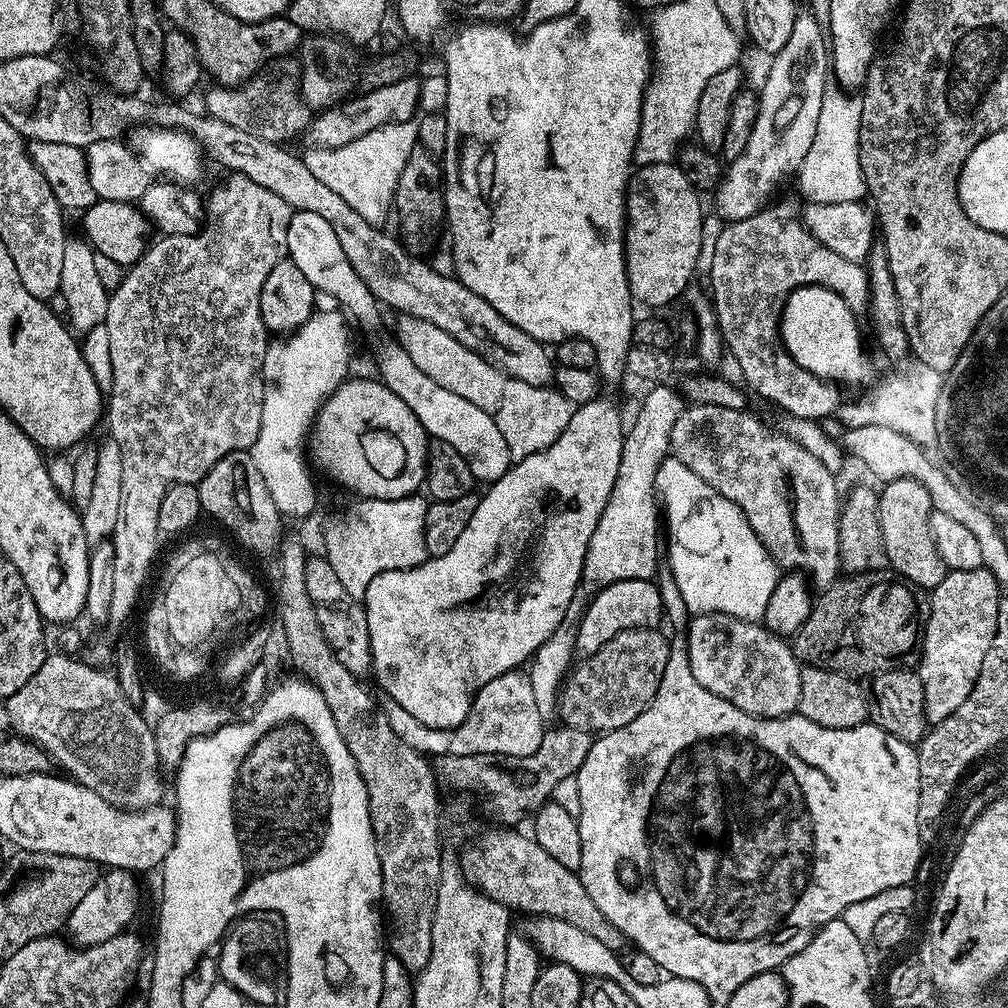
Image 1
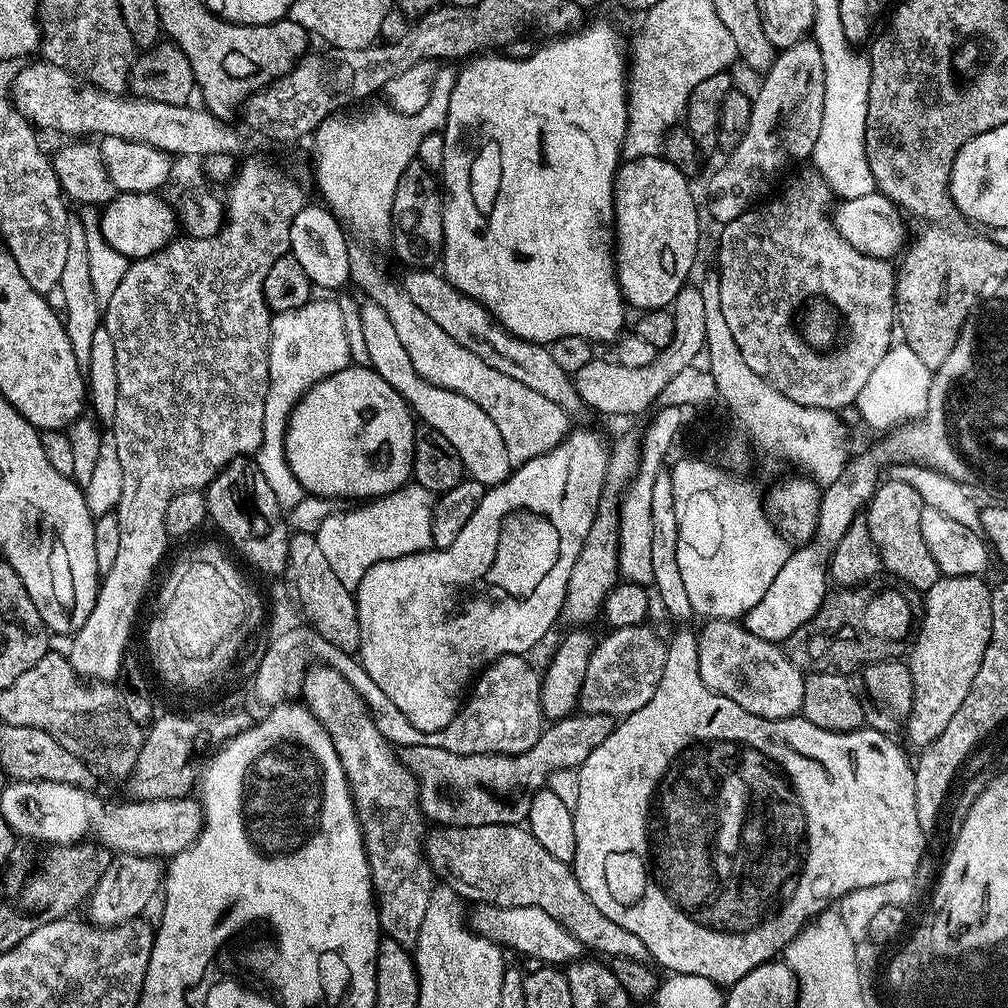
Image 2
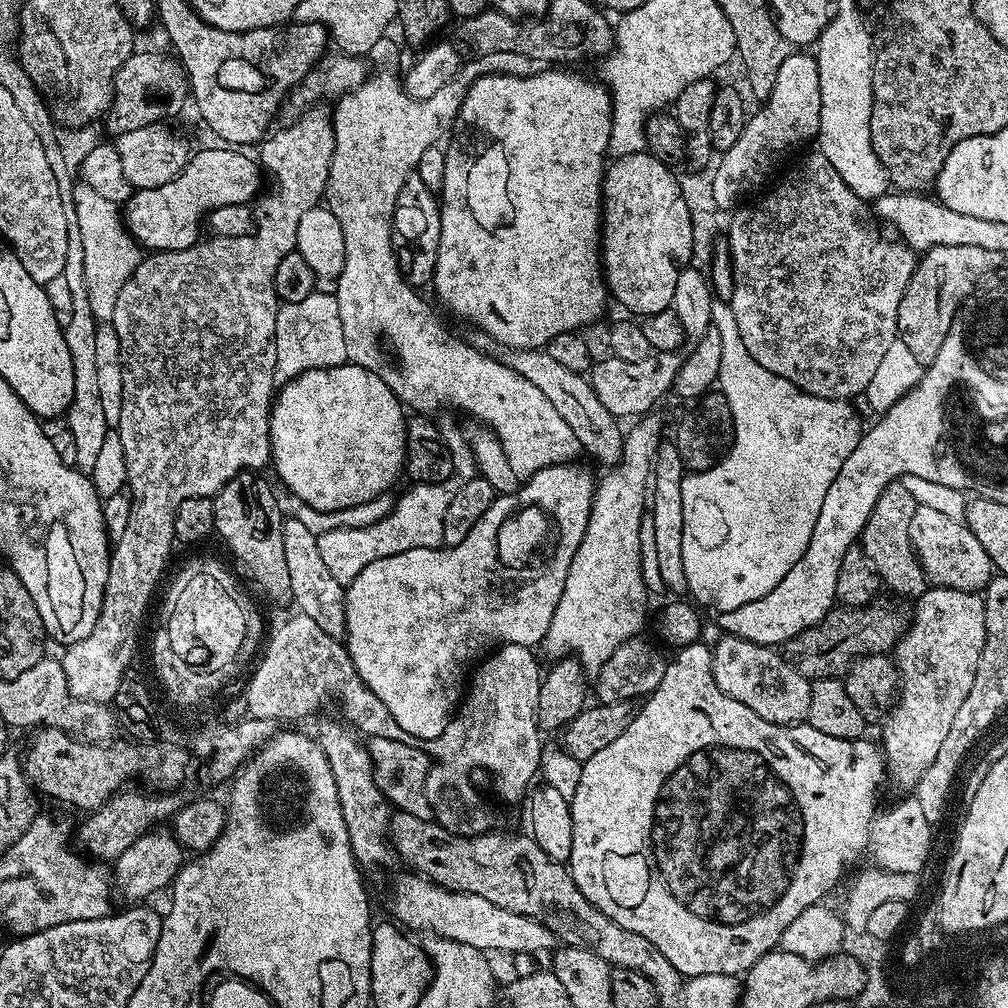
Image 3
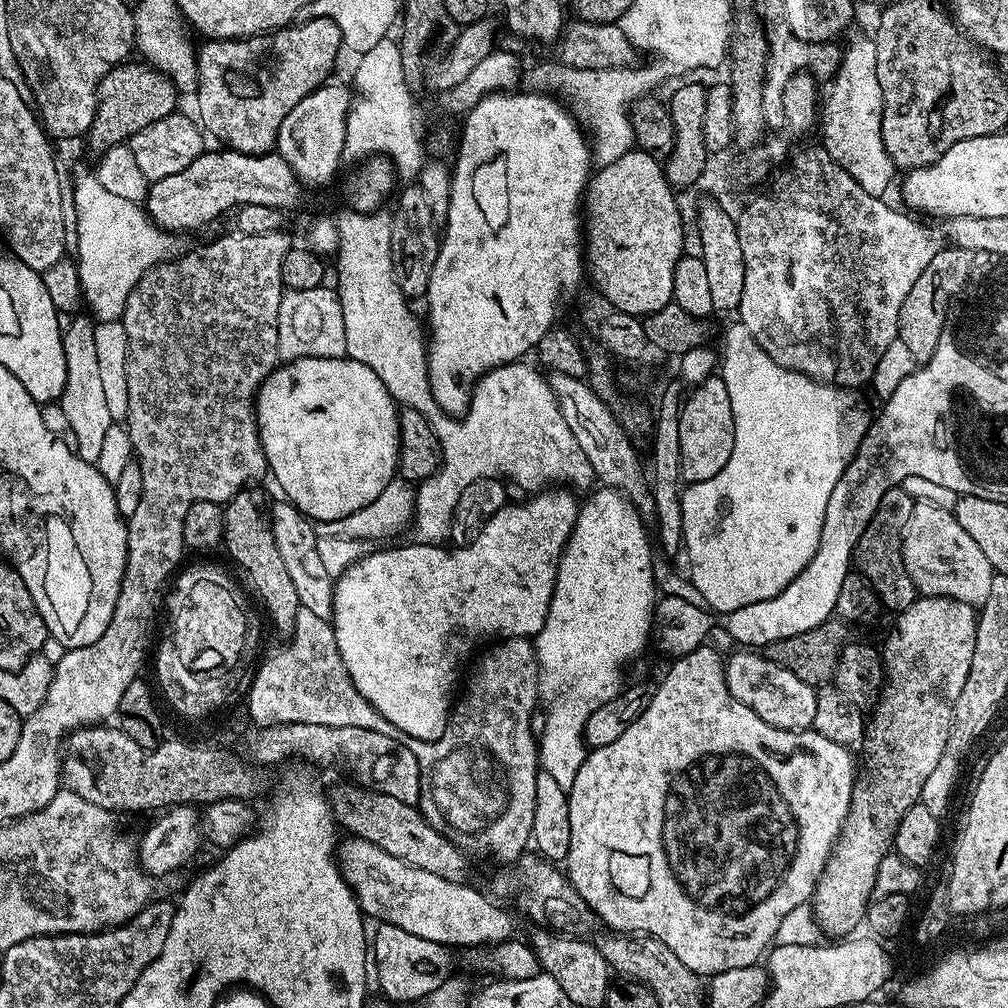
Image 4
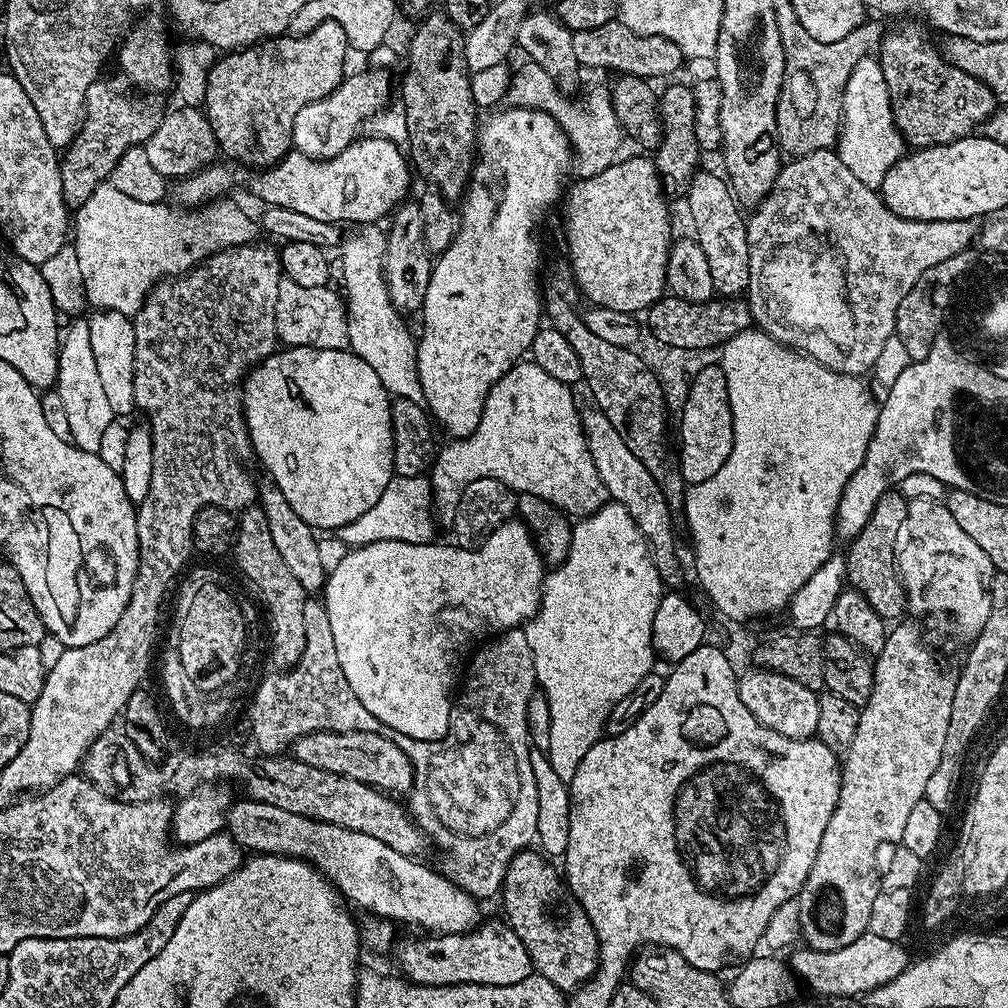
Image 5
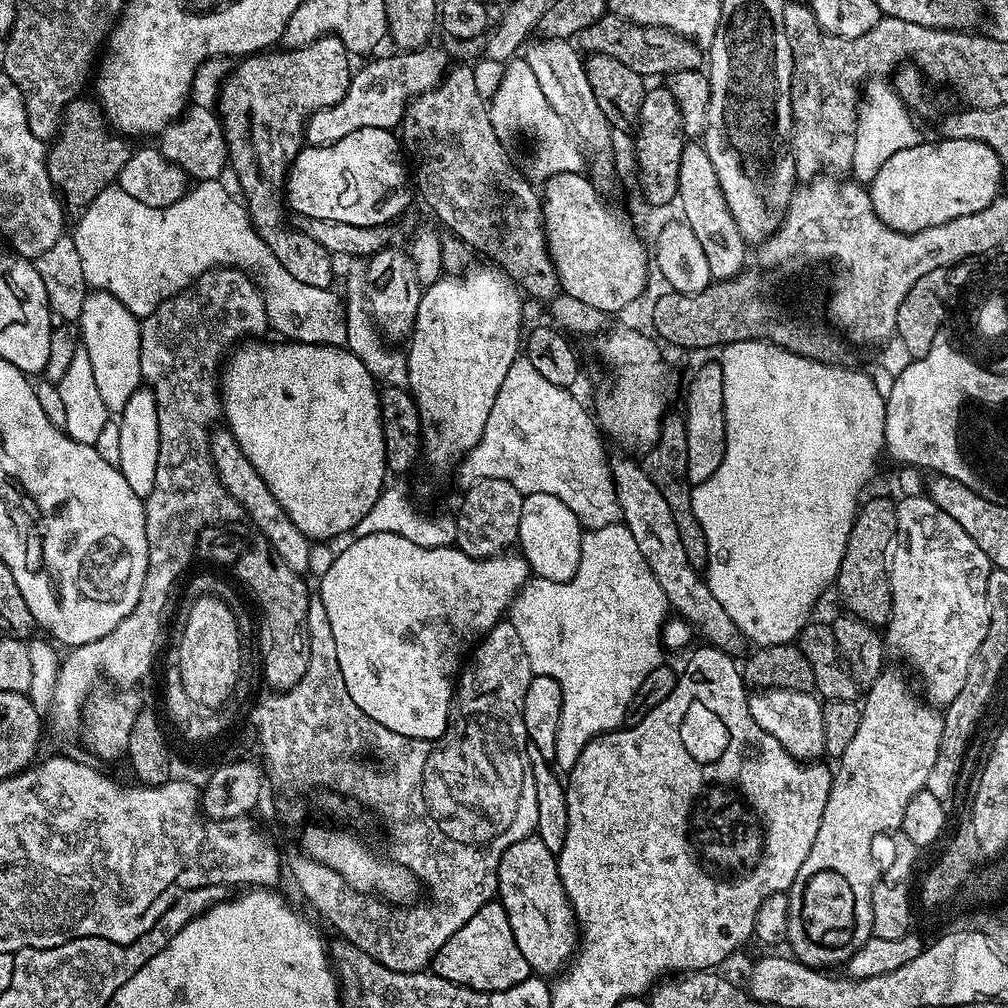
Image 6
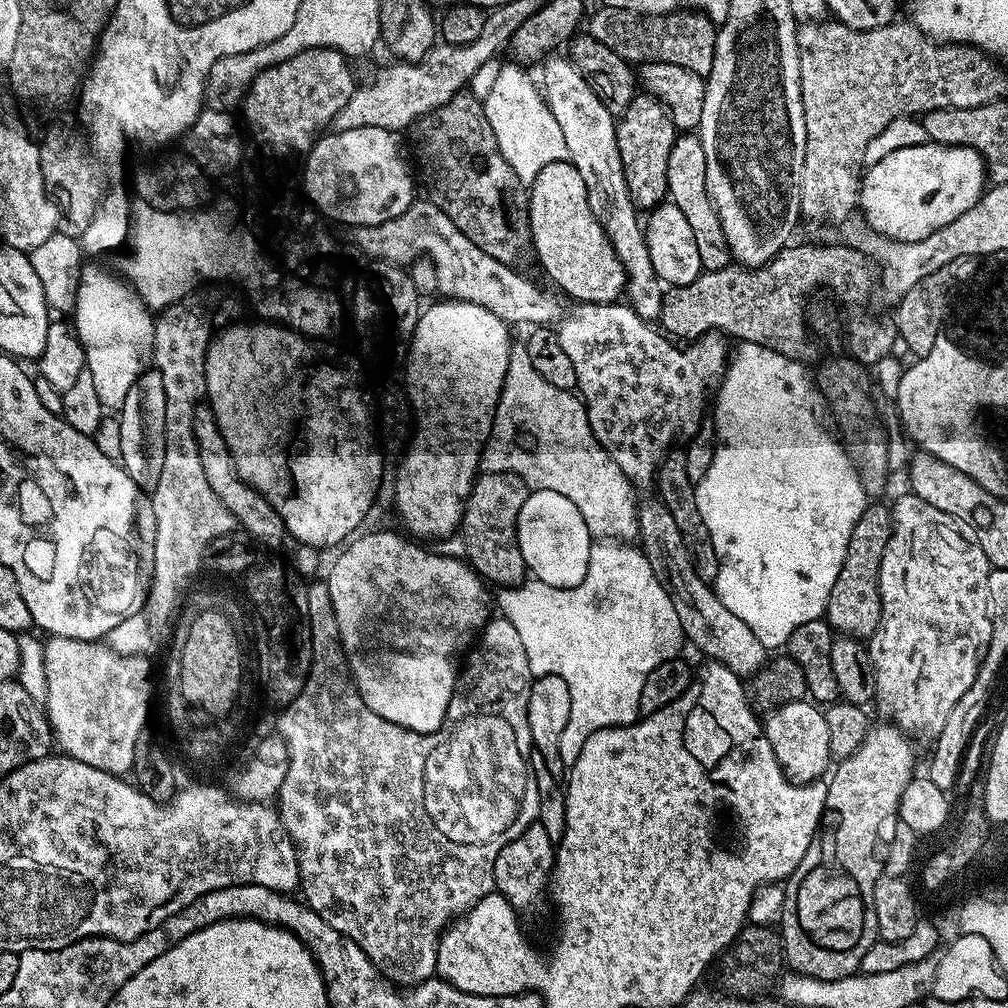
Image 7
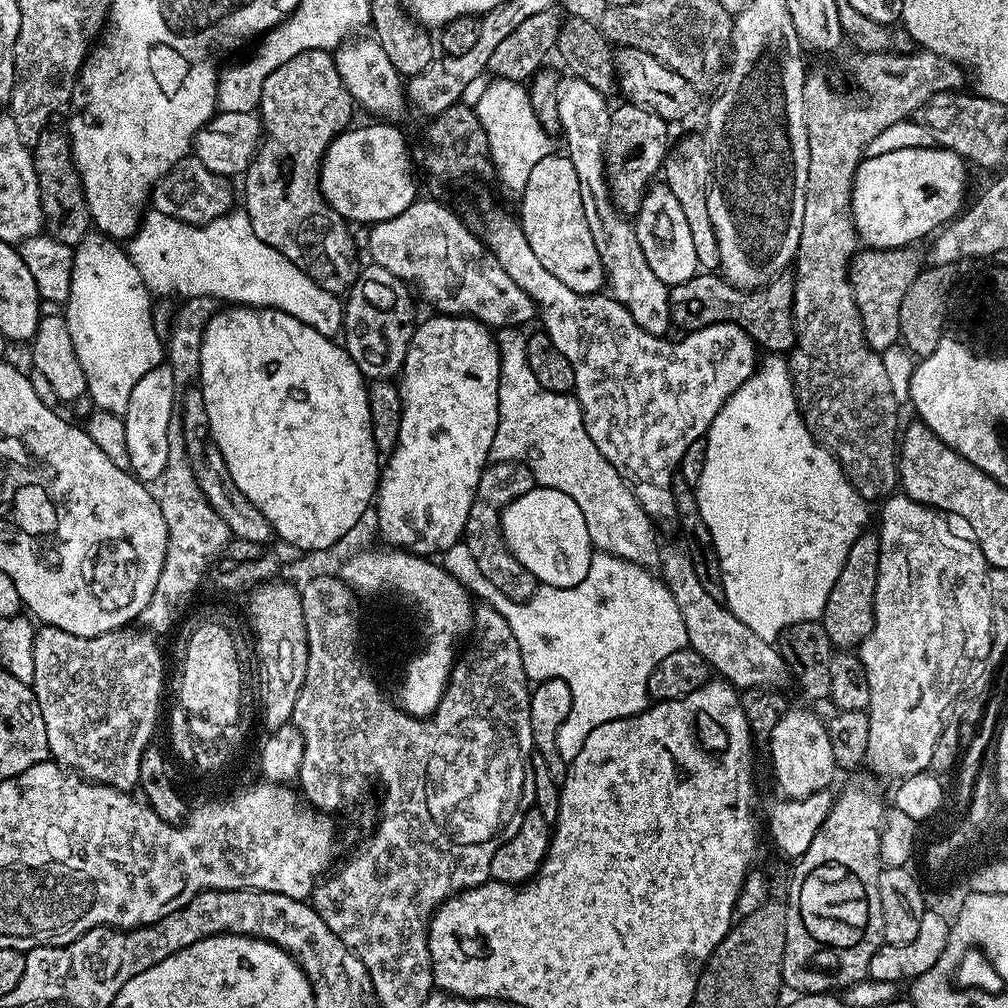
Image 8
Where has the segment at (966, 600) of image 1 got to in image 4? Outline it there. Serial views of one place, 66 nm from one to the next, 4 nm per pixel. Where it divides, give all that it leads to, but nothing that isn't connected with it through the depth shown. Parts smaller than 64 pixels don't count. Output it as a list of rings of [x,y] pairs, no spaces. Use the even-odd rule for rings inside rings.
[[[920,596],[893,619],[896,621],[882,643],[884,689],[870,713],[862,741],[863,774],[857,775],[852,786],[850,806],[840,828],[840,837],[832,848],[810,901],[812,916],[825,937],[848,938],[859,924],[861,927],[876,885],[878,866],[893,847],[896,828],[905,823],[906,817],[917,807],[926,778],[930,778],[934,766],[938,766],[938,758],[942,758],[942,750],[946,750],[954,706],[958,702],[958,694],[962,694],[962,686],[966,686],[970,662],[974,662],[977,619],[978,612],[973,605],[949,596]]]

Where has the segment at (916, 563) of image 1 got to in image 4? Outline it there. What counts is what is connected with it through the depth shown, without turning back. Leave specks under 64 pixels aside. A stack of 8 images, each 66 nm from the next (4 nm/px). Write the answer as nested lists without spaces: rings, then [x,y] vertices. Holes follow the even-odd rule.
[[[902,486],[886,490],[878,502],[878,510],[874,518],[870,518],[870,526],[862,530],[862,538],[856,543],[854,557],[855,567],[868,579],[870,586],[876,591],[876,597],[885,609],[892,614],[905,612],[918,599],[918,593],[910,574],[904,565],[904,555],[900,549],[900,537],[906,521],[910,518],[910,510],[914,510],[916,501]]]

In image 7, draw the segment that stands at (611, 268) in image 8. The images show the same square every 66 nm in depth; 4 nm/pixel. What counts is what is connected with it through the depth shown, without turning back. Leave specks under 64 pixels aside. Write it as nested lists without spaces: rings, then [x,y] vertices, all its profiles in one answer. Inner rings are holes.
[[[556,54],[545,59],[542,67],[544,100],[554,114],[554,122],[558,122],[560,138],[566,142],[567,159],[578,170],[578,174],[582,174],[582,182],[586,182],[586,194],[590,198],[590,210],[594,218],[598,218],[610,246],[614,246],[618,262],[622,262],[624,273],[628,276],[627,303],[643,320],[659,321],[665,289],[656,275],[654,262],[650,262],[645,229],[642,220],[636,217],[637,206],[630,198],[630,190],[626,190],[626,176],[622,170],[622,158],[618,154],[617,117],[603,105],[570,59]]]

